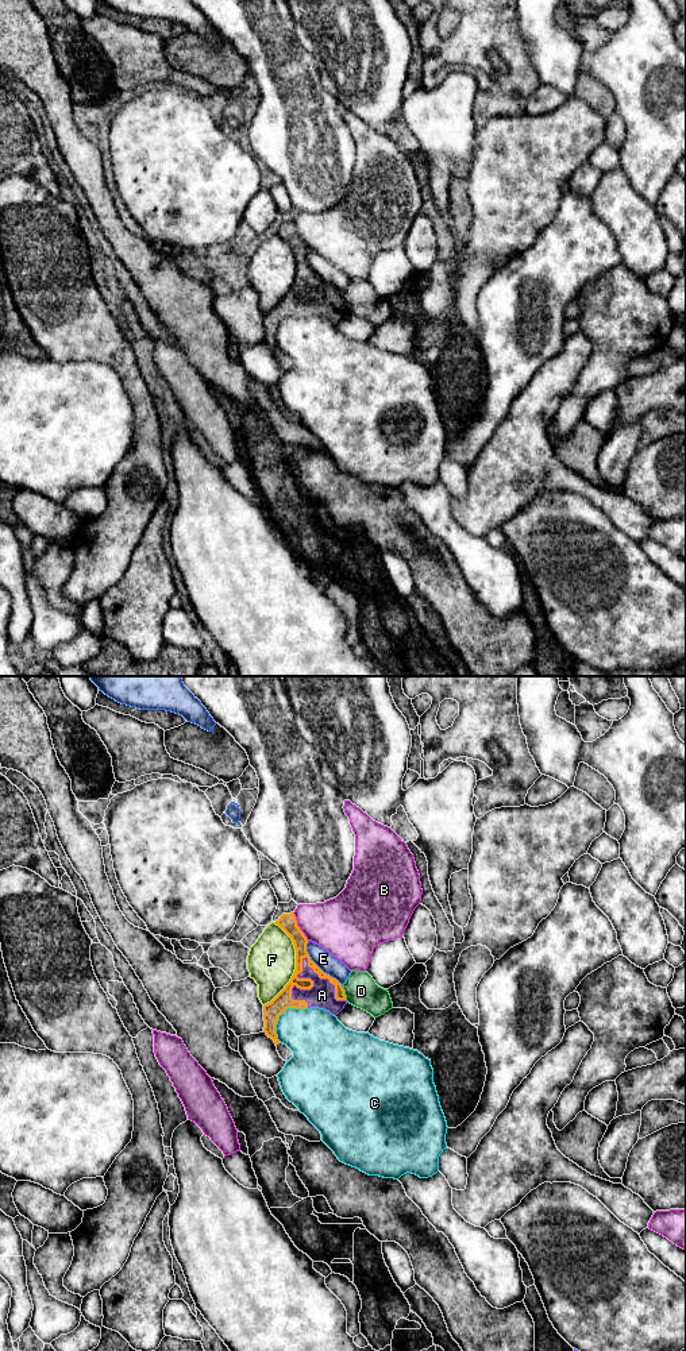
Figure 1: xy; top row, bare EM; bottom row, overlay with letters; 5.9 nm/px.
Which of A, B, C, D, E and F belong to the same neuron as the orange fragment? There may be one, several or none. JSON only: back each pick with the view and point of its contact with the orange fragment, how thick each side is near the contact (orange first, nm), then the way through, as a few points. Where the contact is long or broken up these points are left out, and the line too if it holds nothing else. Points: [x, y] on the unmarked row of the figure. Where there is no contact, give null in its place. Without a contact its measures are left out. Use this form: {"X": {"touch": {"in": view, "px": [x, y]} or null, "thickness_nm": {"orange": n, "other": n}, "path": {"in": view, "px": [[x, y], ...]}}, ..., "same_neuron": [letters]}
{"A": {"touch": {"in": "xy", "px": [327, 286]}, "thickness_nm": {"orange": 80, "other": 150}}, "same_neuron": ["A"]}

